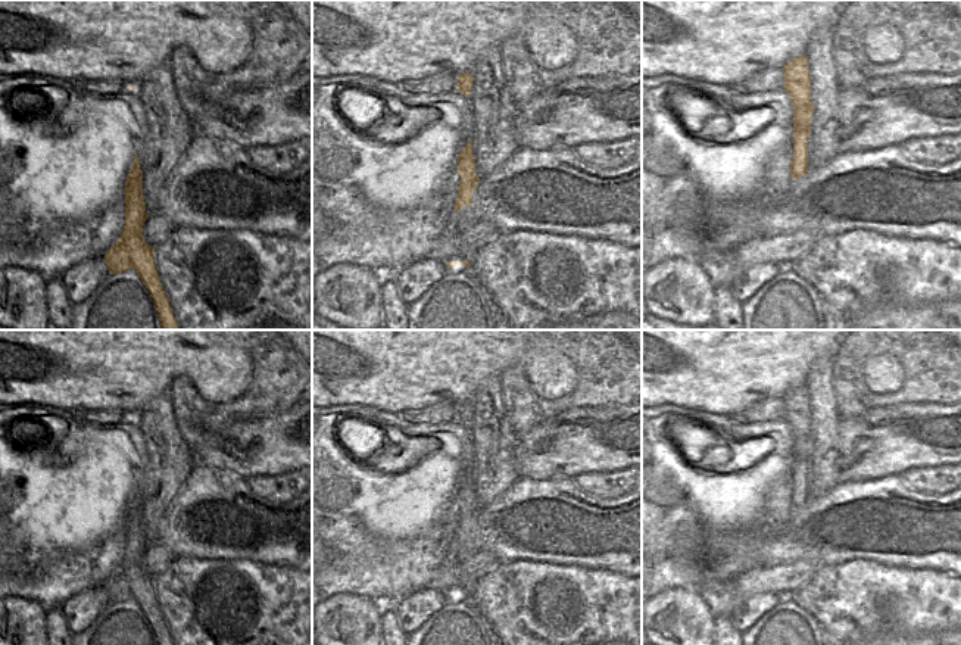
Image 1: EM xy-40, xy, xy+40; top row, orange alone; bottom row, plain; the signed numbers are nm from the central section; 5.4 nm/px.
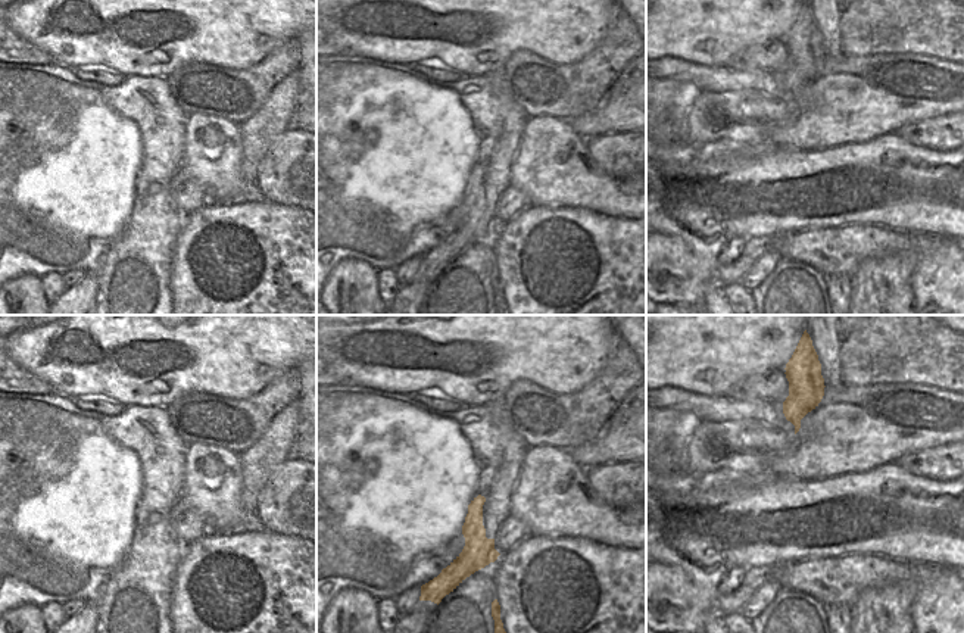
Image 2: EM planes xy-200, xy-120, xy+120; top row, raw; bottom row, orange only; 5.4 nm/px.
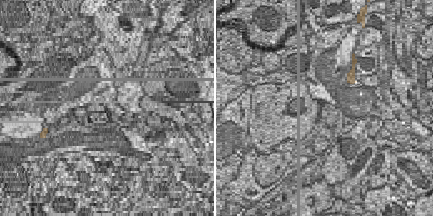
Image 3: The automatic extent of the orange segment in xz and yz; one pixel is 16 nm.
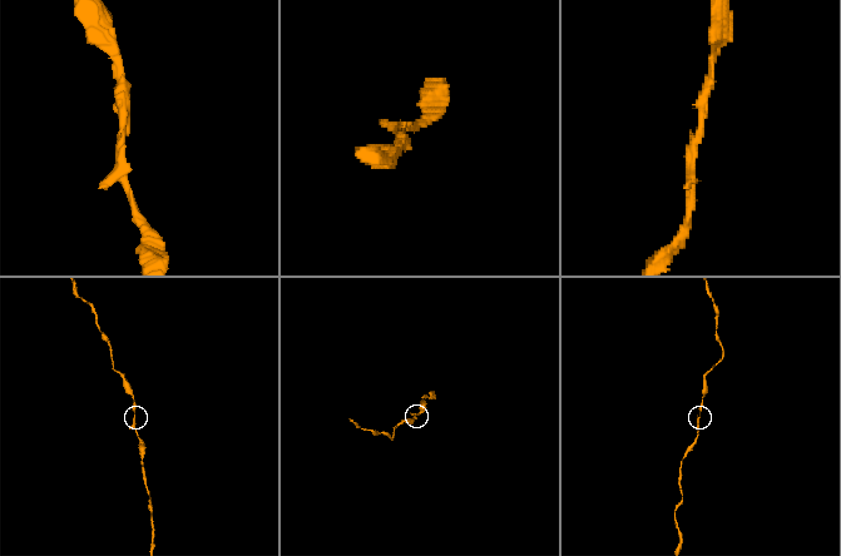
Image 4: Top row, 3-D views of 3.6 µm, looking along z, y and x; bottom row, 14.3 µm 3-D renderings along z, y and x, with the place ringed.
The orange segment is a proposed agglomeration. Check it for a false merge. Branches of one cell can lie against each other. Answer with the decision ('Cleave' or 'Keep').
Keep.

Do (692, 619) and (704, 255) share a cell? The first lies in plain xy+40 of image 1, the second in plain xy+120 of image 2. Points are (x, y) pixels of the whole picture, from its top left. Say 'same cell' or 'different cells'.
different cells

